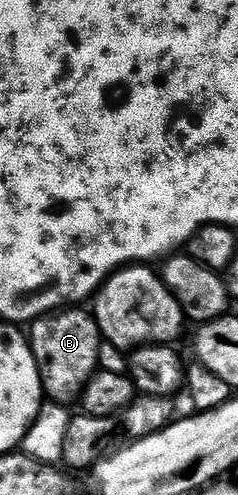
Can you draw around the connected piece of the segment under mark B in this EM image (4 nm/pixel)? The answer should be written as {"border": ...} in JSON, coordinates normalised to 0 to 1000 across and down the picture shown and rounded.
{"border":[[[286,620],[265,628],[223,628],[189,638],[151,642],[130,651],[126,695],[134,715],[151,727],[151,739],[168,752],[168,772],[185,776],[185,792],[223,812],[290,814],[286,810],[324,808],[328,792],[353,782],[370,764],[408,752],[420,735],[420,663],[403,651],[399,638],[370,632],[353,620]]]}

